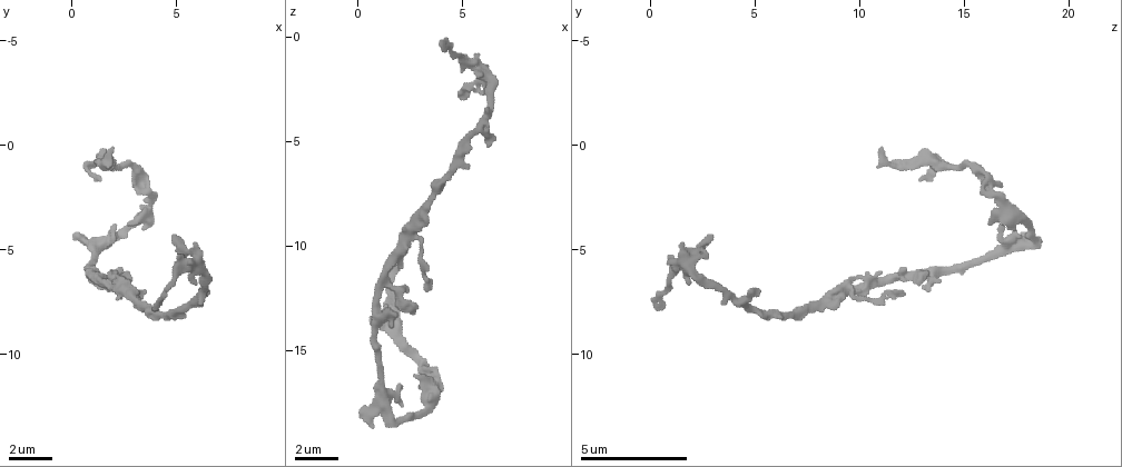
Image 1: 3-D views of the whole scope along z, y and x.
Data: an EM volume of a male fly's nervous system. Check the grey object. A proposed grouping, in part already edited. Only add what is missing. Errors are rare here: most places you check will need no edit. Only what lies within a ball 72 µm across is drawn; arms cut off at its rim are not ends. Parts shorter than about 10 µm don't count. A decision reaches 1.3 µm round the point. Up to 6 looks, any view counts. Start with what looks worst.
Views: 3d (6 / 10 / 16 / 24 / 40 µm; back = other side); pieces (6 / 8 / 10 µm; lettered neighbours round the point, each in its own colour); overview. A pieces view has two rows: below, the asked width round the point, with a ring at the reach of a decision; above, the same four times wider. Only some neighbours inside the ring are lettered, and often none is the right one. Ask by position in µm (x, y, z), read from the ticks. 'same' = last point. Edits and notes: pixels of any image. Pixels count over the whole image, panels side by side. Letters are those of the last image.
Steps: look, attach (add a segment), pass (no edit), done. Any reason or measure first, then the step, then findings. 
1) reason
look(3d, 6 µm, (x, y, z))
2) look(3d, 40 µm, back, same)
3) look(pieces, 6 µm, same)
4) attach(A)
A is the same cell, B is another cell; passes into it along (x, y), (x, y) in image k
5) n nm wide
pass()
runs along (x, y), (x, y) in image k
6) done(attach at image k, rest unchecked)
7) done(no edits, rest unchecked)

end of a long branch
look(pieces, 6 µm, (1.8, 0.3, 11.0))

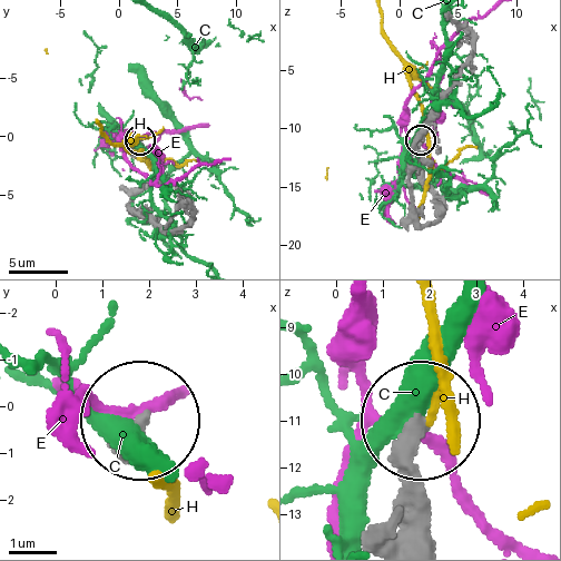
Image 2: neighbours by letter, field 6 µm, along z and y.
pass()
C, E and H are other cells; runs along (432, 540), (420, 424) in image 2; none of them fits

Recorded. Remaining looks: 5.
long arm stops here
look(pieces, 8 µm, (4.1, 7.7, 0.4))

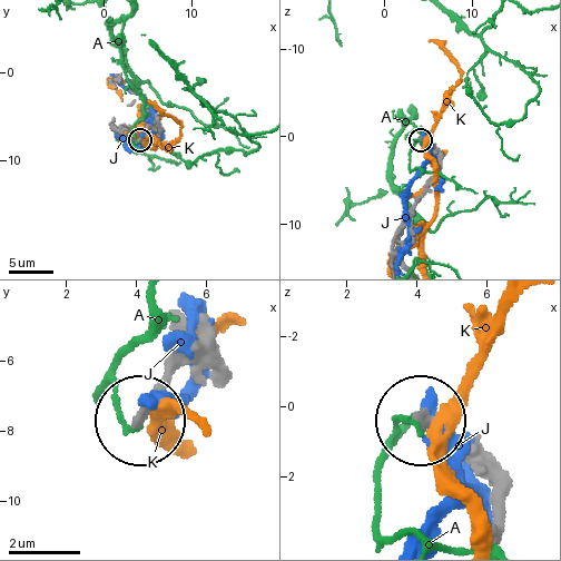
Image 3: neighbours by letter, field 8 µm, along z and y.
pass()
A, J and K are other cells; runs along (212, 380), (194, 367), (176, 371), (143, 421) in image 3; no lettered segment goes on from it

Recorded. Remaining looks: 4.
an open end
look(pieces, 10 µm, (3.2, 7.2, 12.0))

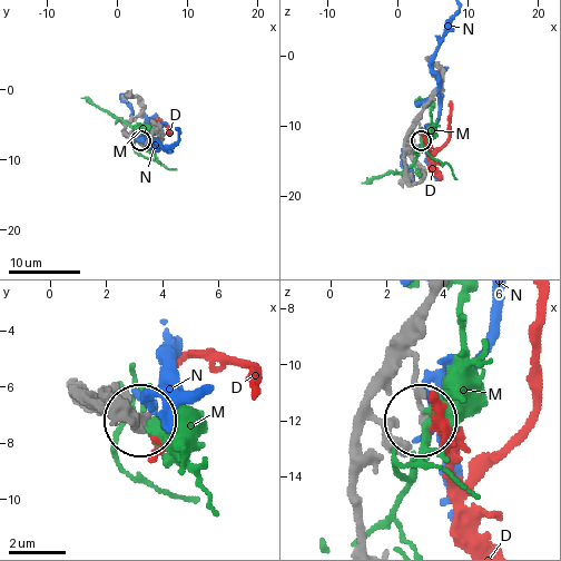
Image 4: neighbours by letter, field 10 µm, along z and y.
pass()
D, M and N are other cells; no lettered segment goes on from it

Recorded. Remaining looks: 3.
done(no edits, rest unchecked)

